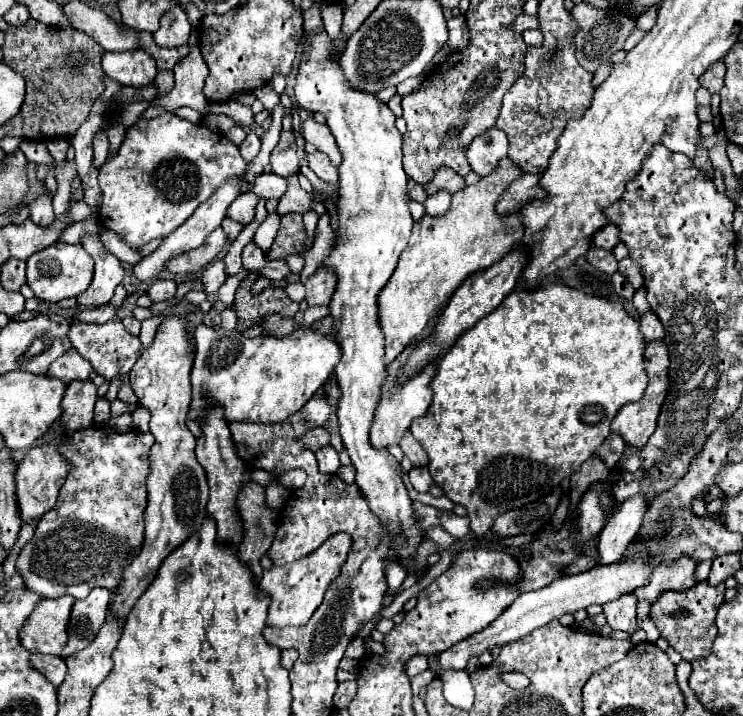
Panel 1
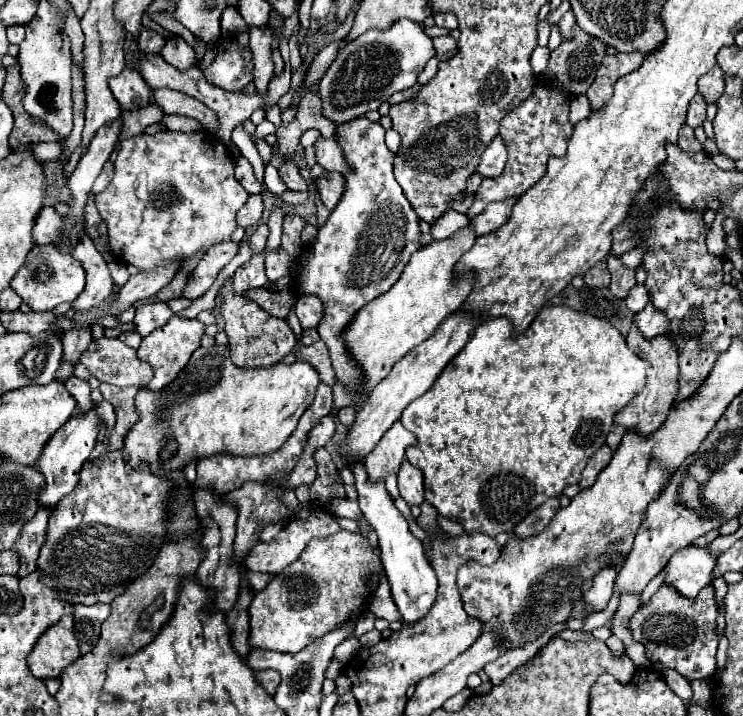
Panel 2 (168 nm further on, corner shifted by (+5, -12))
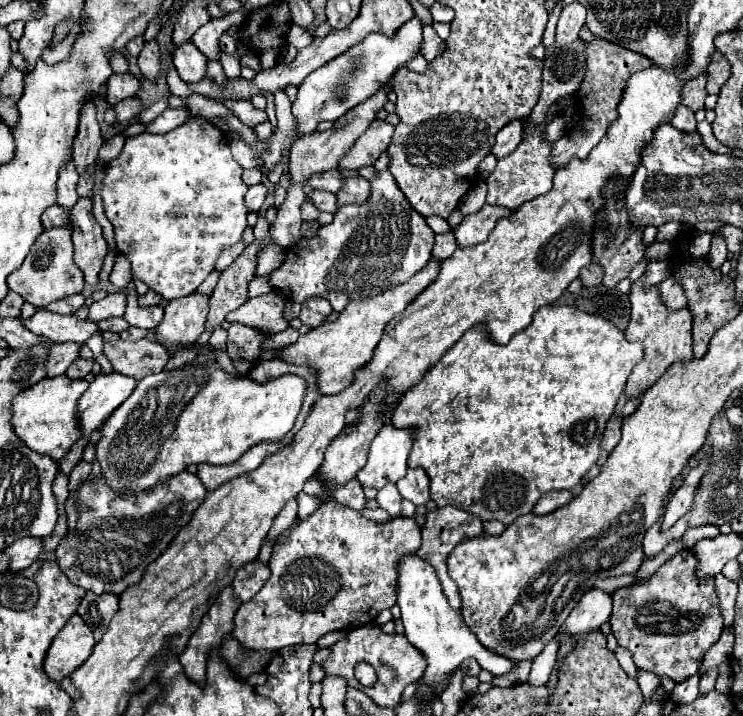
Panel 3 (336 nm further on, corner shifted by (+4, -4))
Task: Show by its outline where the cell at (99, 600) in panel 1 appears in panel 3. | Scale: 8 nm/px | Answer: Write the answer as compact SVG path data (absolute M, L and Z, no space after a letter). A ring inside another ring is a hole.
M86 592L84 600L78 606L78 614L82 616L82 620L92 628L96 640L100 640L112 620L112 616L118 610L118 602L116 602L116 594L94 594L94 592Z

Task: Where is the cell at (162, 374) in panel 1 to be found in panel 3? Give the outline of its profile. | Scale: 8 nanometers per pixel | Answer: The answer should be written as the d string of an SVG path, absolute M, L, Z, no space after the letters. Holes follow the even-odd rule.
M192 292L180 300L168 302L164 308L162 324L154 330L156 342L164 344L170 354L182 350L186 344L194 344L204 332L204 322L208 314L208 296Z

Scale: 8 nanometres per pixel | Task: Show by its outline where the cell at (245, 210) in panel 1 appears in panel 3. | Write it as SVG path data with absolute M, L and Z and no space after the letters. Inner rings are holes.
M256 184L256 186L250 186L248 192L246 192L246 206L250 212L258 212L262 208L262 202L266 198L268 190L264 184Z

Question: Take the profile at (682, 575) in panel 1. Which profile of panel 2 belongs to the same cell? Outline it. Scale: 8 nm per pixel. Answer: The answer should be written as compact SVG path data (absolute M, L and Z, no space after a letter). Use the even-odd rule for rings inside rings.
M685 548L667 562L663 584L673 586L685 598L695 598L699 590L711 582L713 568L715 558L707 548Z

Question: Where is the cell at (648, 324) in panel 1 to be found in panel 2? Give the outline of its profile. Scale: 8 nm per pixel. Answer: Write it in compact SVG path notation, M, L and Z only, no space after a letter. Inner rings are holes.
M647 304L639 314L635 314L633 322L643 338L655 338L667 332L667 318L663 316L663 312L655 310L653 304Z

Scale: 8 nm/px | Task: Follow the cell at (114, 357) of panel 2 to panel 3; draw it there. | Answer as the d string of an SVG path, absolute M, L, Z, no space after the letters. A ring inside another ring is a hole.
M142 338L138 342L104 342L104 354L116 372L136 380L160 372L170 358L168 350L152 338Z

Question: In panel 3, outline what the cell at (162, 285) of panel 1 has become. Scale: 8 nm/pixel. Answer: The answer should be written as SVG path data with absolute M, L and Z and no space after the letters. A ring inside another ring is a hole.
M134 282L128 284L128 288L126 288L126 298L128 298L128 304L126 304L124 320L126 320L130 326L154 330L154 328L160 324L162 314L164 314L164 308L162 308L162 306L140 308L140 306L138 306L138 294L136 288L134 288Z

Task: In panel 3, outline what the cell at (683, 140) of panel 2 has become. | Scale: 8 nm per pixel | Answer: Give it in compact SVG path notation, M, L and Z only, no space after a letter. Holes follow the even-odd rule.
M680 104L680 106L676 106L676 112L674 112L670 124L676 126L676 128L680 128L682 132L686 132L686 130L696 130L694 112L692 112L690 108L686 108L684 104Z

